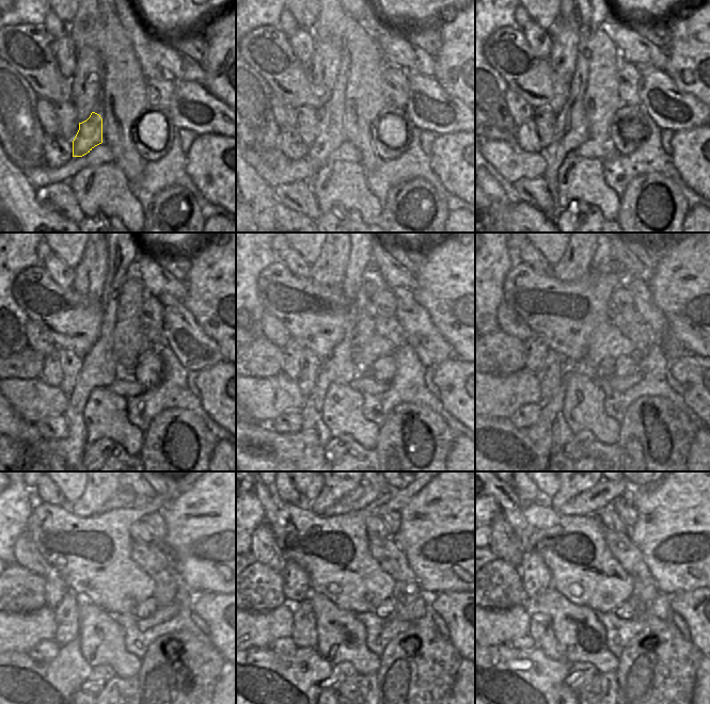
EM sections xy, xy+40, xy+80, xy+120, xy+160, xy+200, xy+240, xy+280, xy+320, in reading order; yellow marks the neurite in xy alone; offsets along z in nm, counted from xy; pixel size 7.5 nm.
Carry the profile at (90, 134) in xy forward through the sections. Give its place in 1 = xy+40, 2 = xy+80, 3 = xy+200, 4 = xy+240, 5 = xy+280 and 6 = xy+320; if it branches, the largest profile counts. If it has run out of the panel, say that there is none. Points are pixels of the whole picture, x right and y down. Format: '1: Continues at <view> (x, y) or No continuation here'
1: Continues at xy+40 (330, 136)
2: Continues at xy+80 (569, 134)
3: Continues at xy+200 (496, 449)
4: Continues at xy+240 (18, 688)
5: Continues at xy+280 (257, 688)
6: Continues at xy+320 (496, 688).

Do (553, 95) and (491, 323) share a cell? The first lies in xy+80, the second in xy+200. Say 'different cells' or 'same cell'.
different cells

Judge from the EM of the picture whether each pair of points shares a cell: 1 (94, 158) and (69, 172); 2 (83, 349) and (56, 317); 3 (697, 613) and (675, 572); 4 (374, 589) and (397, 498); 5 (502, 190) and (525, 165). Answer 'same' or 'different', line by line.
1: same
2: same
3: different
4: different
5: different

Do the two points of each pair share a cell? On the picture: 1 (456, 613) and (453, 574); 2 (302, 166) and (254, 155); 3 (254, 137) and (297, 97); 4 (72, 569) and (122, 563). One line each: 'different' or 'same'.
1: different
2: same
3: different
4: same

